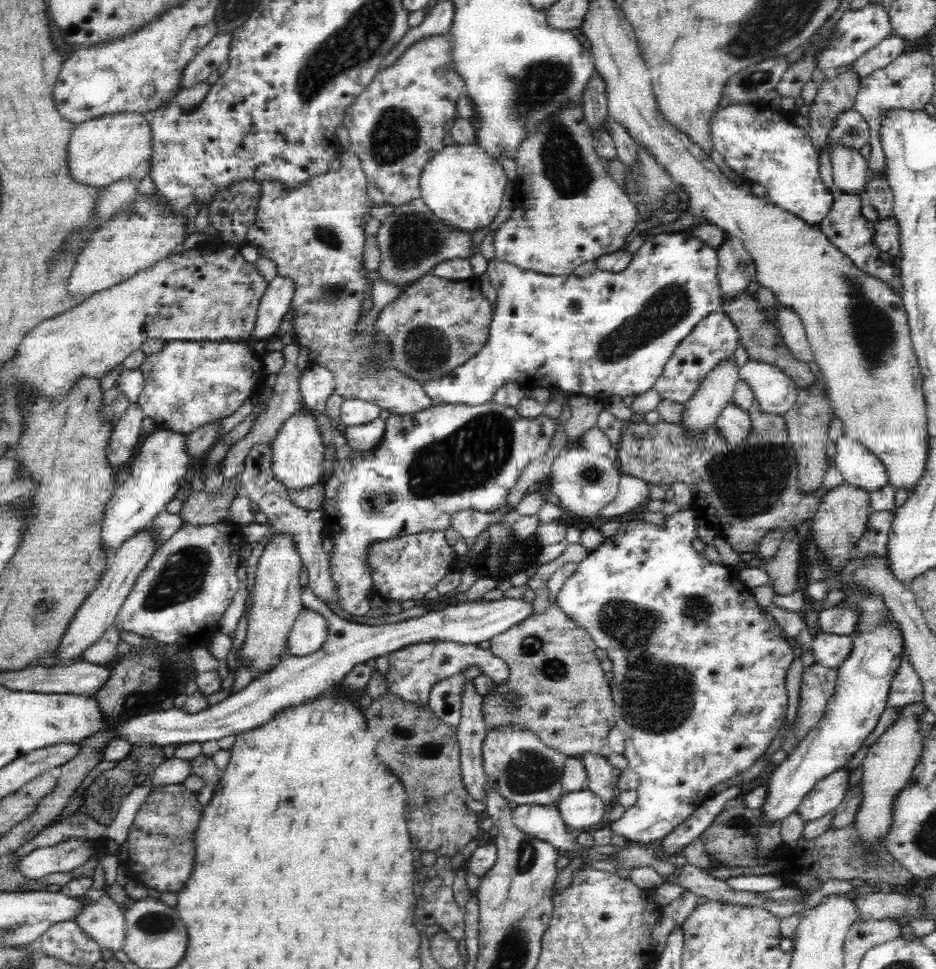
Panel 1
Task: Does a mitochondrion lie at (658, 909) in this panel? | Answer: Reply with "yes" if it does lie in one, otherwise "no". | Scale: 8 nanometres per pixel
no

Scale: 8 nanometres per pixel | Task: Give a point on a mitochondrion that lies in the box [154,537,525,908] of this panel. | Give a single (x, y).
(431, 747)

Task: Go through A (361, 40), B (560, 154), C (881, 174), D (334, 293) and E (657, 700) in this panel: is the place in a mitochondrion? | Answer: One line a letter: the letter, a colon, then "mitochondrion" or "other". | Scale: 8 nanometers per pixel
A: mitochondrion
B: mitochondrion
C: other
D: mitochondrion
E: mitochondrion

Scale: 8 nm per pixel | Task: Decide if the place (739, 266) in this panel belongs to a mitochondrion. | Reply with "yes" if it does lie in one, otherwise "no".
yes

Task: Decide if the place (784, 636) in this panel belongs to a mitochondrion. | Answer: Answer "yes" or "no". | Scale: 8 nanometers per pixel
no

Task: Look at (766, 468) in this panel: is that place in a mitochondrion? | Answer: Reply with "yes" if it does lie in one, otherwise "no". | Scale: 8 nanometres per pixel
yes

